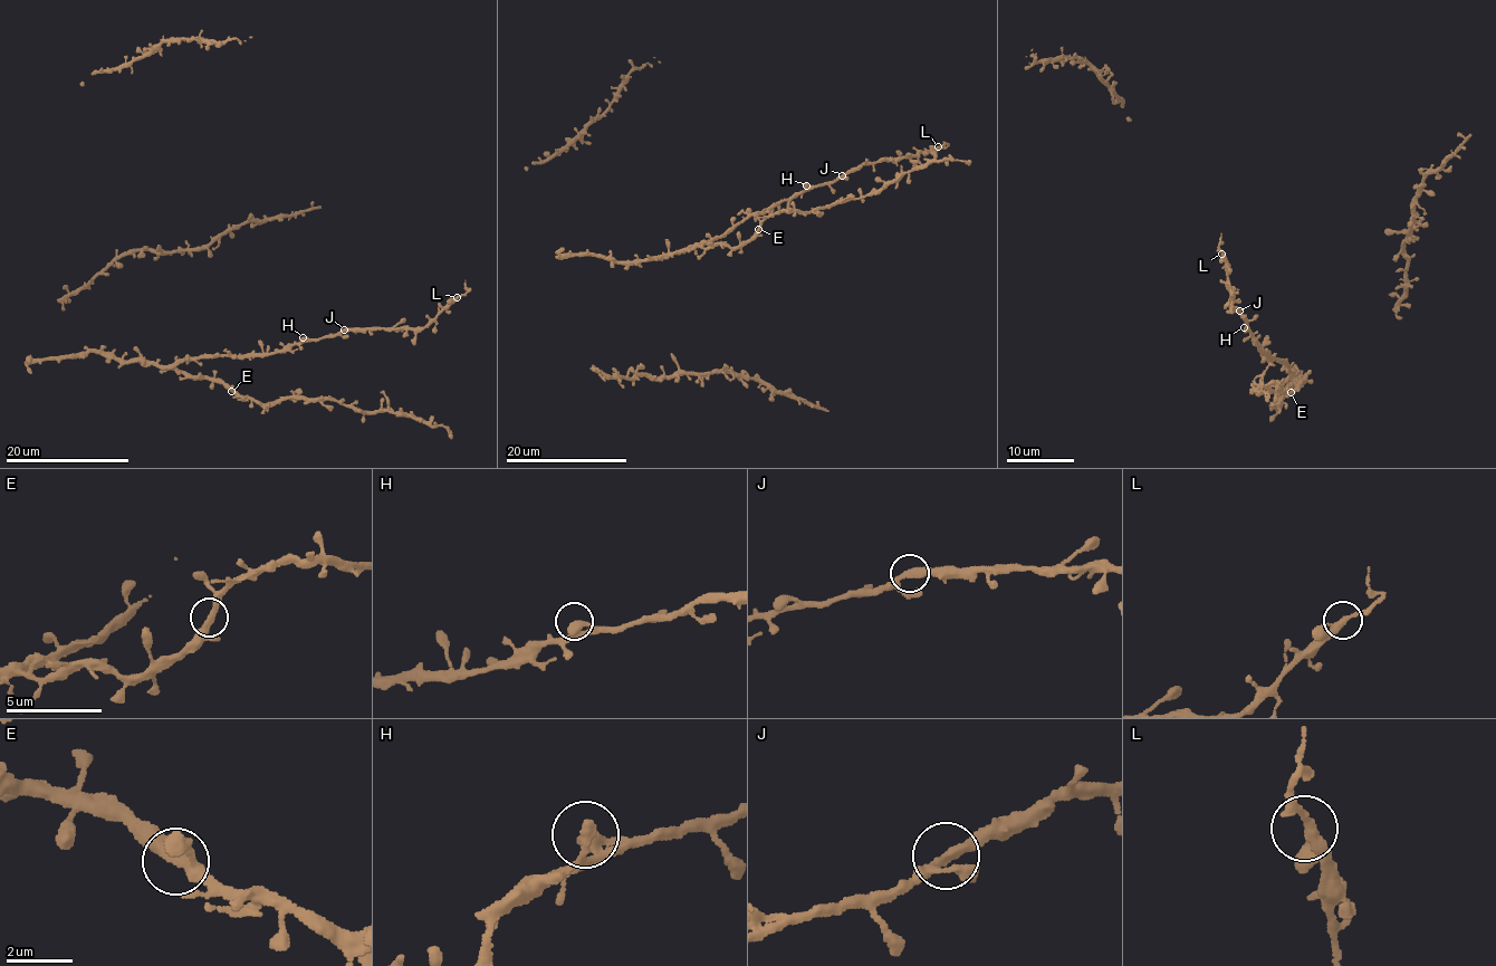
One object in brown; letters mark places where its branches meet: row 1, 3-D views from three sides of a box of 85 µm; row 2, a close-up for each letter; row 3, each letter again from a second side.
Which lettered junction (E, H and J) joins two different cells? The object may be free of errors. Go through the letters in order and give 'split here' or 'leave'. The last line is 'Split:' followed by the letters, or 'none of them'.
E: leave
H: leave
J: leave
Split: none of them

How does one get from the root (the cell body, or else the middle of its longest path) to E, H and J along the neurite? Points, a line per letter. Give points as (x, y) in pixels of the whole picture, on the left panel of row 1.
E: (98, 351), (123, 360), (142, 361), (185, 371), (192, 378), (214, 378), (231, 391)
H: (98, 351), (123, 360), (173, 366), (189, 359), (280, 352), (298, 344), (303, 337)
J: (98, 351), (123, 360), (173, 366), (189, 359), (280, 352), (301, 342), (339, 335), (345, 331)

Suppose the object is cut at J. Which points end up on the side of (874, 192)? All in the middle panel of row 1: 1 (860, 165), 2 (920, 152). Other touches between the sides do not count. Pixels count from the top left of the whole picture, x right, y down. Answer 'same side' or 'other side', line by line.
1: other side
2: other side

